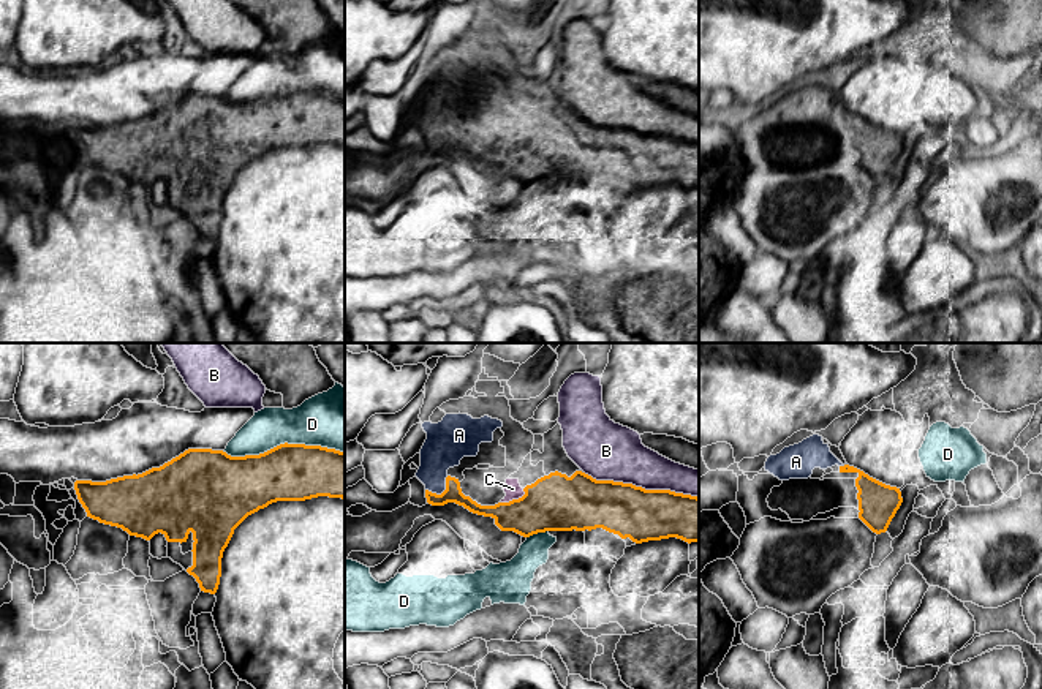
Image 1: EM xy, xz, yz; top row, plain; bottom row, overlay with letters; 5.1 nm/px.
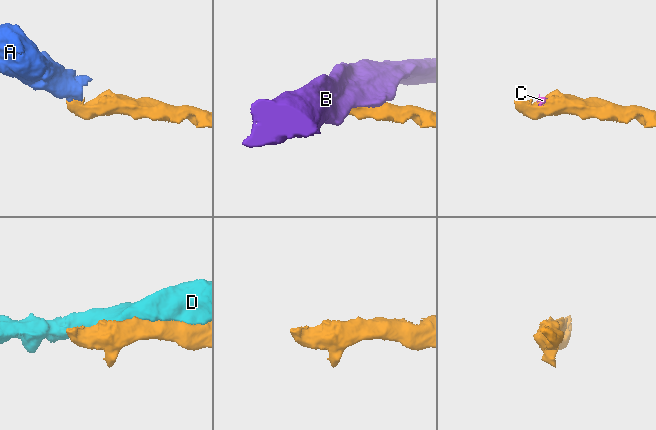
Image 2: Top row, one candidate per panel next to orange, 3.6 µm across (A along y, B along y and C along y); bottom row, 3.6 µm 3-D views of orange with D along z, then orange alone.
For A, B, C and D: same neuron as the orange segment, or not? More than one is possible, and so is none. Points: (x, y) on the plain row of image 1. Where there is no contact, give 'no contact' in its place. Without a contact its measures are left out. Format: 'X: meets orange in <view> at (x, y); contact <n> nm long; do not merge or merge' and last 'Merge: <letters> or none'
A: meets orange in xz at (443, 138); contact 140 nm long; merge
B: meets orange in xz at (641, 133); contact 600 nm long; do not merge
C: meets orange in xz at (514, 146); contact 150 nm long; merge
D: meets orange in xy at (283, 90); contact 600 nm long; do not merge
Merge: A, C

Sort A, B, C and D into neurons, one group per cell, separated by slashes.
A C / B / D

